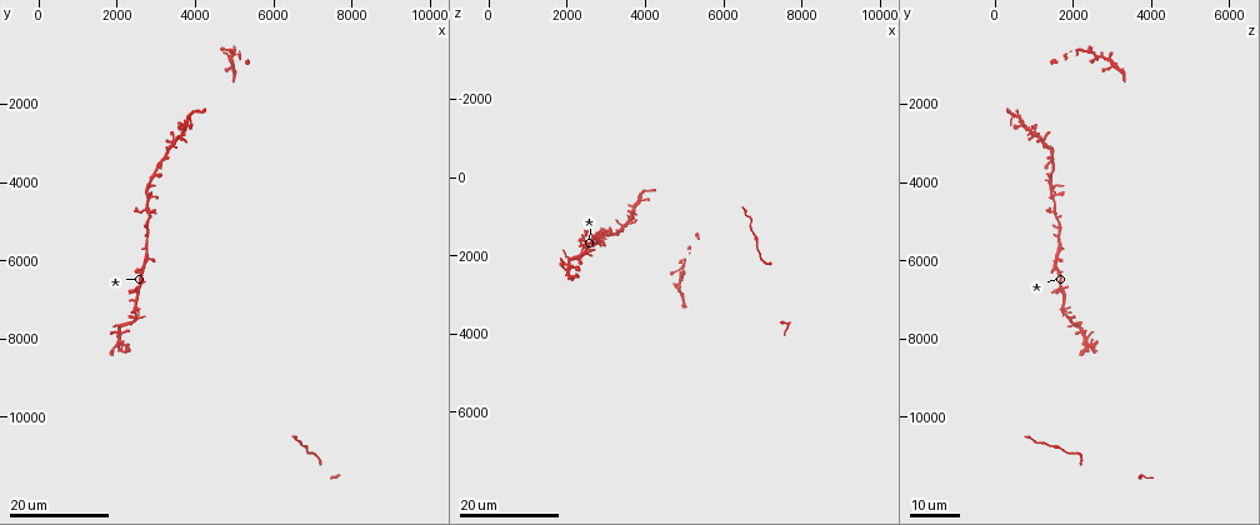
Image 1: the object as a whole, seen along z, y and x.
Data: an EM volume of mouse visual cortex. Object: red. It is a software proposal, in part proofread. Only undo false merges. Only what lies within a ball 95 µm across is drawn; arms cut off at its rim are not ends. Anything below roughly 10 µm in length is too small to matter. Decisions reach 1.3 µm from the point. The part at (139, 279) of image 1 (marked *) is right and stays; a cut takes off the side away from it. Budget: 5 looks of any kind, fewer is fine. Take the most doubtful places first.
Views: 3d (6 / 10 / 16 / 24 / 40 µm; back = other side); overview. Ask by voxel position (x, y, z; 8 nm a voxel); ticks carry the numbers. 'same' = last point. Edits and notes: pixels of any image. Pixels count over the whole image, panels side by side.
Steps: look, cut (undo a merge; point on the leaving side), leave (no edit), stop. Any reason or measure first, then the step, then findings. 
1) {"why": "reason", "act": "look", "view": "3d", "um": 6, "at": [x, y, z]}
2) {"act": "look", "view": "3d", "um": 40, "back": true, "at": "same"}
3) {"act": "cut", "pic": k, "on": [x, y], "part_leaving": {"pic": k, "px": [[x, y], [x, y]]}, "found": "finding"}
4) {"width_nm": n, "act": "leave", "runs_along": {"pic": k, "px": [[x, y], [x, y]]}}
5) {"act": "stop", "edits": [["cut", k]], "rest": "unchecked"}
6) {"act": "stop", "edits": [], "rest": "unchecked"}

{"why": "four arms meet", "act": "look", "view": "3d", "um": 16, "at": [2100, 8000, 2300]}

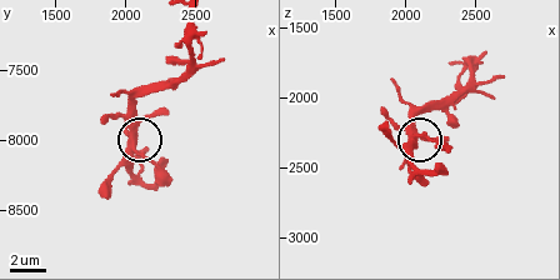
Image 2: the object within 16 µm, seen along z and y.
{"act": "look", "view": "3d", "um": 6, "at": [2060, 8040, 2300]}

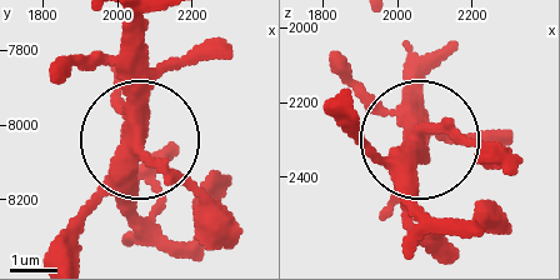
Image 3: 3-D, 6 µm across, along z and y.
{"act": "leave", "runs_along": {"pic": 3, "px": [[138, 30], [141, 138], [218, 218]]}, "found": "one cell here"}

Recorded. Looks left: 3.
{"why": "a narrow waist", "act": "look", "view": "3d", "um": 24, "at": [2850, 5000, 1600]}

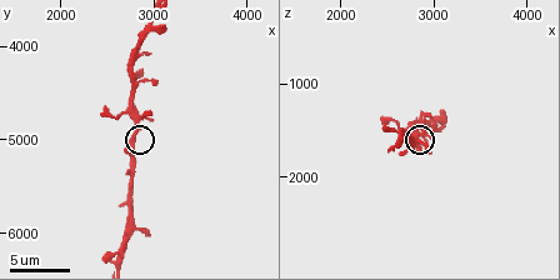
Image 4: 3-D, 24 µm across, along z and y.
{"act": "look", "view": "3d", "um": 6, "at": "same"}

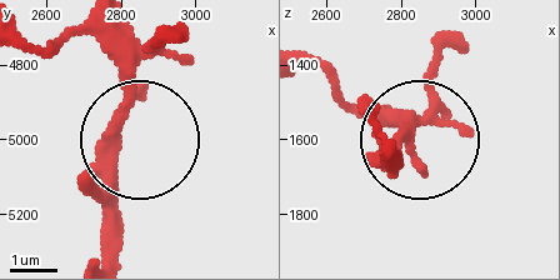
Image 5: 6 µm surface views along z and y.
{"why": "other side", "act": "look", "view": "3d", "um": 6, "back": true, "at": "same"}

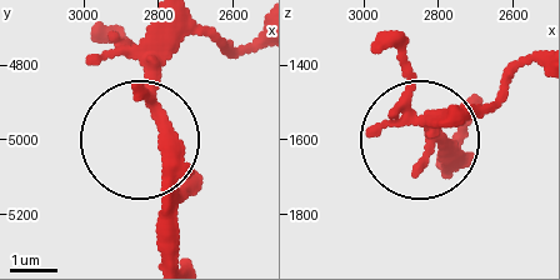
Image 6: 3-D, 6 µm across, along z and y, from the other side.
{"act": "leave", "runs_along": {"pic": 6, "px": [[173, 258], [161, 30]]}, "found": "one cell here"}

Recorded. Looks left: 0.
{"act": "stop", "edits": [], "rest": "unchecked"}

